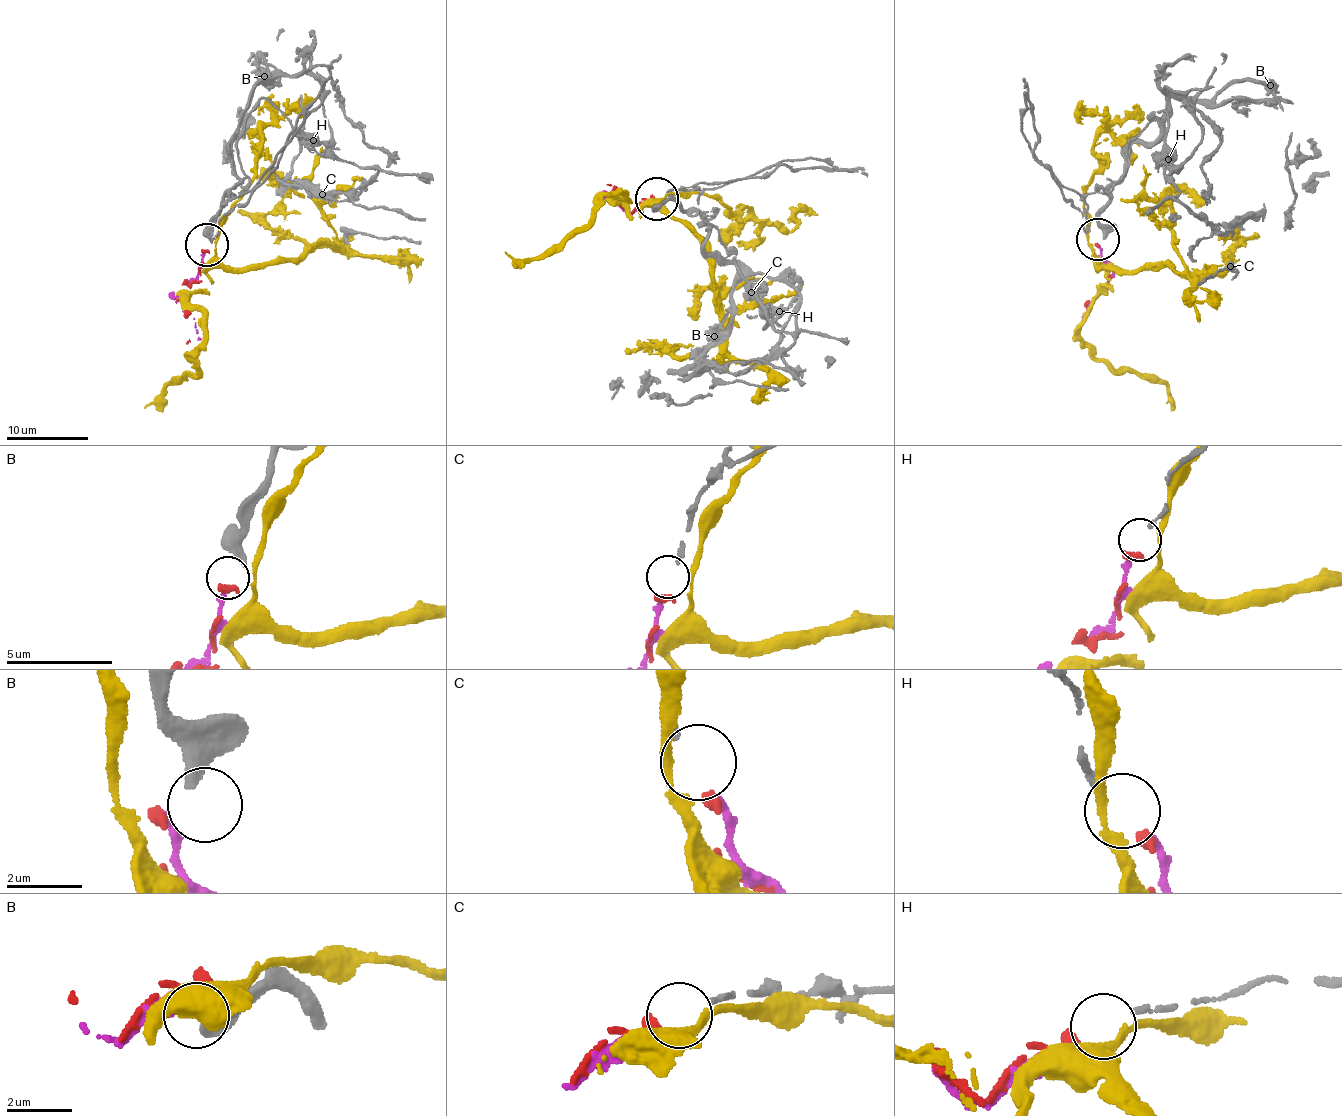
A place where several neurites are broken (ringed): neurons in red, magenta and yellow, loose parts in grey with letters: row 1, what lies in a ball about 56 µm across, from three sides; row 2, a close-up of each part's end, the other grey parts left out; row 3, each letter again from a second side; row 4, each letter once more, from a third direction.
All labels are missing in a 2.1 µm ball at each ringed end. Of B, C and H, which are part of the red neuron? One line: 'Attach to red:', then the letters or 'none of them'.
Attach to red: H

